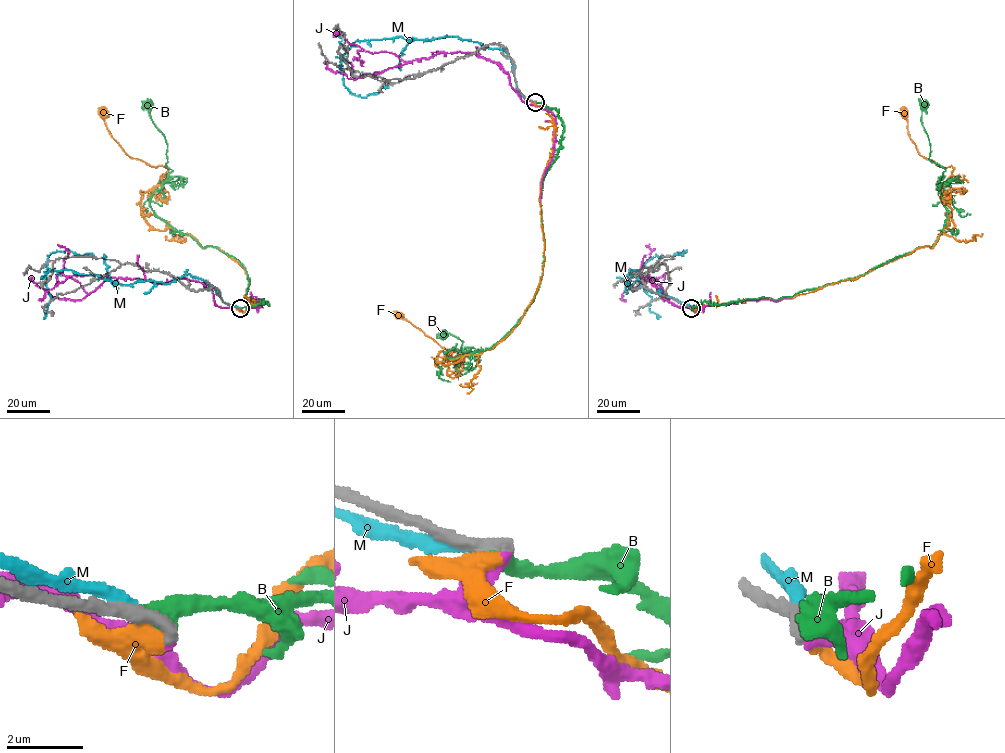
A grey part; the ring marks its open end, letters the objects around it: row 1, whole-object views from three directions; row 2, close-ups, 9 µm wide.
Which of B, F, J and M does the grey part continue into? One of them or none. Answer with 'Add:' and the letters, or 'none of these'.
Add: B

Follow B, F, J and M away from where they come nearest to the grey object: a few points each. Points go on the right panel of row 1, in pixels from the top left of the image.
B: (691, 308), (792, 296), (930, 248), (947, 219), (939, 188), (945, 169), (929, 159), (924, 106)
F: (691, 308), (793, 298), (932, 248), (945, 227), (954, 227), (940, 191), (954, 169), (918, 153), (904, 112)
J: (691, 309), (670, 303), (646, 278), (641, 283), (651, 277), (667, 299), (657, 280), (650, 279)
M: (691, 307), (651, 293), (636, 274), (625, 281), (629, 270), (686, 250), (673, 253)

